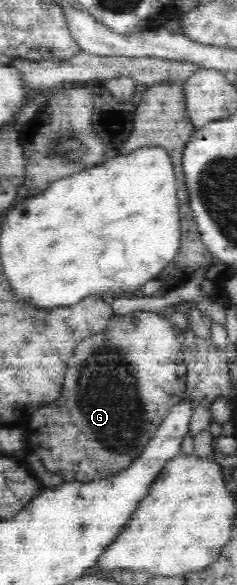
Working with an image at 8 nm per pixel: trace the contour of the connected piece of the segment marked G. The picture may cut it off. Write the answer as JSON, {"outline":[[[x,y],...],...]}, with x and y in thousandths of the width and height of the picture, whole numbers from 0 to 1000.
{"outline":[[[561,532],[532,538],[477,542],[443,564],[350,578],[350,583],[312,597],[283,619],[266,675],[253,675],[198,694],[169,696],[127,709],[127,723],[114,726],[127,773],[143,774],[156,785],[181,791],[181,803],[198,802],[207,809],[257,812],[274,824],[342,822],[350,826],[384,826],[384,822],[409,819],[451,819],[536,802],[603,774],[603,766],[637,754],[654,733],[696,716],[696,709],[713,706],[713,701],[764,684],[776,684],[789,626],[768,617],[772,605],[764,605],[764,591],[755,591],[751,566],[734,561],[726,550],[705,545],[700,537],[667,537],[650,532]]]}

